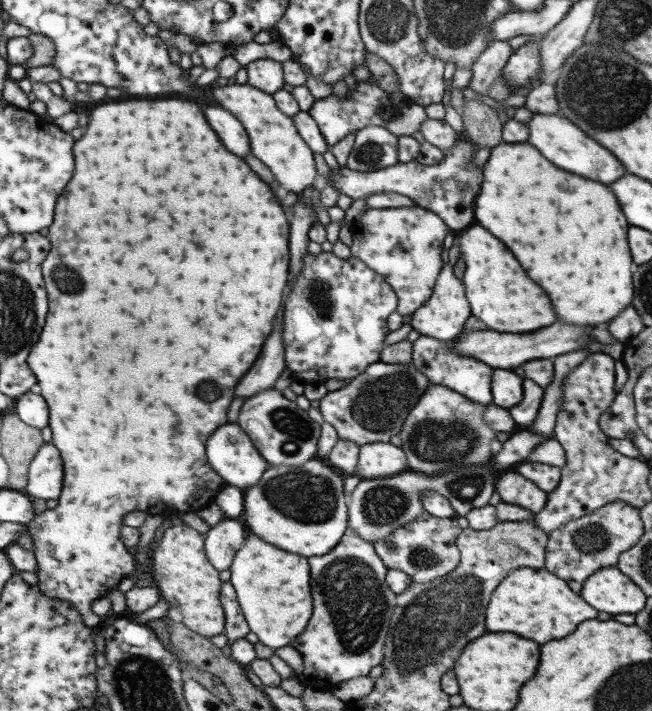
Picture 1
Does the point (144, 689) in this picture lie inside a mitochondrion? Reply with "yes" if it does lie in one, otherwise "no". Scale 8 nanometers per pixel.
yes

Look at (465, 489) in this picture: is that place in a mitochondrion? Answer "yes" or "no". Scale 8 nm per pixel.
yes

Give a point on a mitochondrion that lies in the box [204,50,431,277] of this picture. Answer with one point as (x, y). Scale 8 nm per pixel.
(370, 154)

